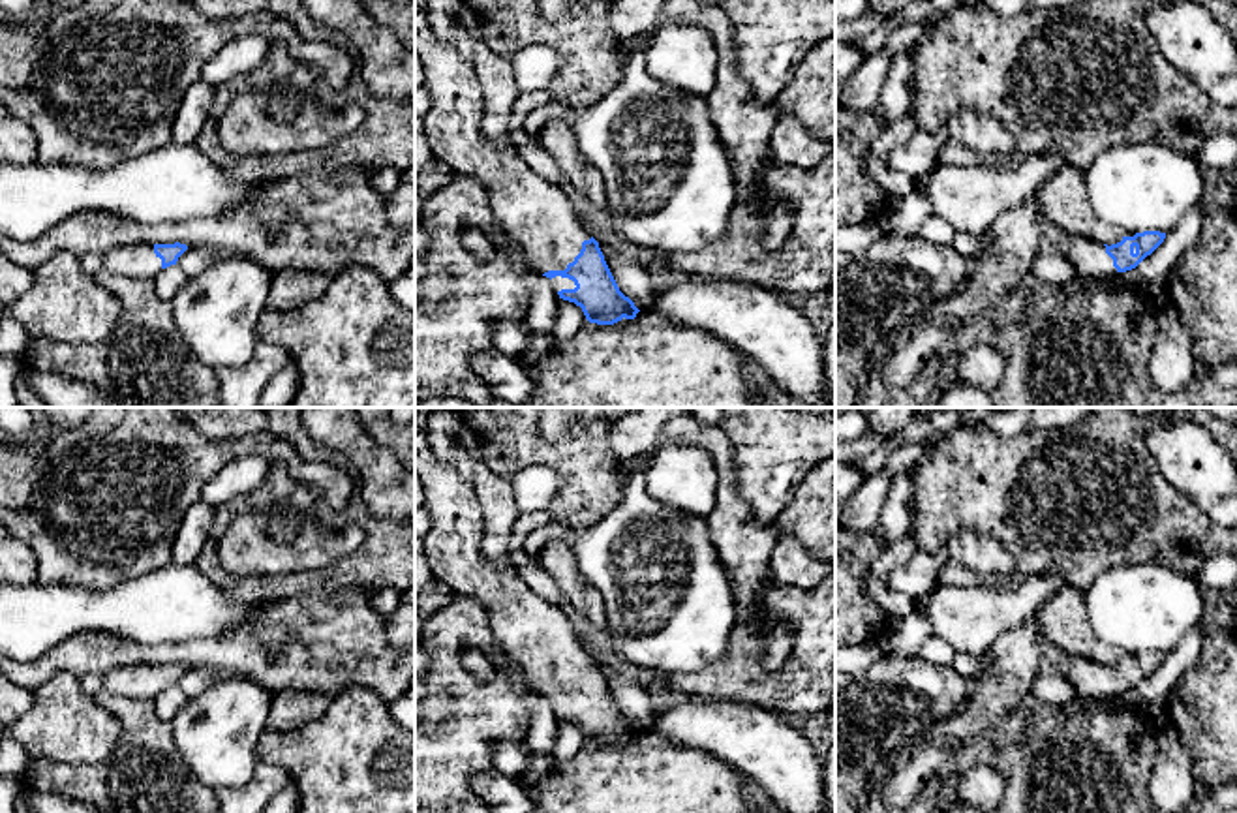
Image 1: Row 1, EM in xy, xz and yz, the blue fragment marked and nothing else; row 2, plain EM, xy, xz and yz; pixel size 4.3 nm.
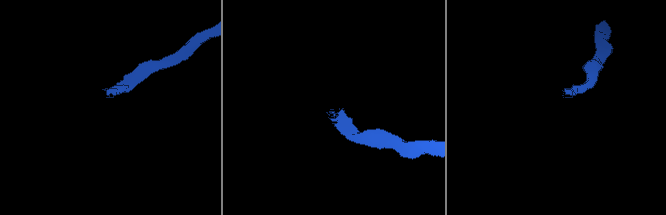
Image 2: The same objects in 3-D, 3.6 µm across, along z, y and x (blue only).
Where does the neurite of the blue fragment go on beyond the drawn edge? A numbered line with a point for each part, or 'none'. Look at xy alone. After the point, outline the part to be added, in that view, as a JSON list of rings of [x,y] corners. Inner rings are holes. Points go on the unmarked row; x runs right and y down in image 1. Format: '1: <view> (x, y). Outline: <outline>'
1: xy (137, 682). Outline: [[[131,665],[107,672],[103,689],[118,697],[156,698],[161,693],[161,680],[152,665]]]

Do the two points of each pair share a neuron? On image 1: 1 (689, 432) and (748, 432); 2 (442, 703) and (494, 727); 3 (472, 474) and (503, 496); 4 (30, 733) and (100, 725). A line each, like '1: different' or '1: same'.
1: different
2: different
3: same
4: same

